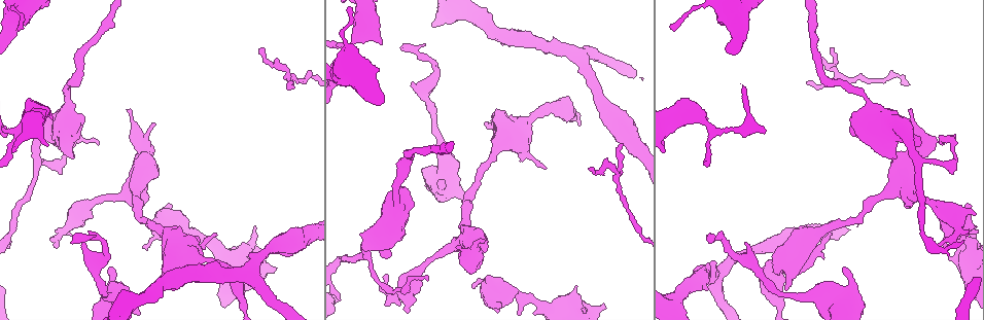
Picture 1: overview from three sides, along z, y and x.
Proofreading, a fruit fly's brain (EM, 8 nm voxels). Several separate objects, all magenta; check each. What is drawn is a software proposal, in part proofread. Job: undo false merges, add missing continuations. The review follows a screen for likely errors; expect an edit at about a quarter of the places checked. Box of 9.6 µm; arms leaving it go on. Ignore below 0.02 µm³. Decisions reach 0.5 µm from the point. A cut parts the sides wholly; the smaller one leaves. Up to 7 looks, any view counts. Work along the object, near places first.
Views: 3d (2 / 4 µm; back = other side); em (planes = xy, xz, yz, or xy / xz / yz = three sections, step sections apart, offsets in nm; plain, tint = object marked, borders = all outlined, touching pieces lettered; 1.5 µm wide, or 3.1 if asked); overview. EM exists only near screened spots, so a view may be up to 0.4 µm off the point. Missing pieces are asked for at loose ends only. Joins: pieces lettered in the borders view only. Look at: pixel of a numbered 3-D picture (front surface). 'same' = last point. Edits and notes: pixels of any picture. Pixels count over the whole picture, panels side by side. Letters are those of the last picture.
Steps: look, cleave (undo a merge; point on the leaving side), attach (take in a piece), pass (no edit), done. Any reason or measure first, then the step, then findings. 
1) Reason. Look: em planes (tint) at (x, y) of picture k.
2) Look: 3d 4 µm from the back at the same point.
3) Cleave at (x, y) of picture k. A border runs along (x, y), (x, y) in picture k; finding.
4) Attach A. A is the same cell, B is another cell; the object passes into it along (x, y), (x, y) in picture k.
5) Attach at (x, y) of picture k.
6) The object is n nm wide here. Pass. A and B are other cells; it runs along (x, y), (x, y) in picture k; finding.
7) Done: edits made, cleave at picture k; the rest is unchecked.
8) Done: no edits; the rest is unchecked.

Stops while still wide. Look: em planes (borders) at (474, 287) of picture 1.

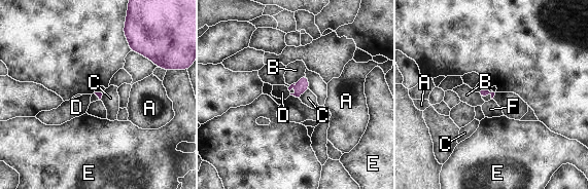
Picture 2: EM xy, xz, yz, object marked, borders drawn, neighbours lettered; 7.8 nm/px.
The longest contact is with B, 150 nm. Pass. A, B, C, D, E and F are other cells; no lettered piece goes on from it.

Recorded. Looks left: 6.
Look: 3d 2 µm at (842, 268) of picture 1.

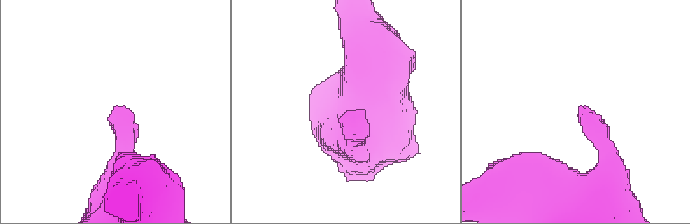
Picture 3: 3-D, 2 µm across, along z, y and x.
Look: em xz step 4 (tint) at (349, 111) of picture 3.

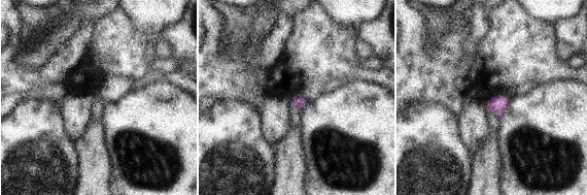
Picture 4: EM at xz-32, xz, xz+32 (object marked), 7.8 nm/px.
Cut it another way. Look: em xy step 8 (borders) at the same point.

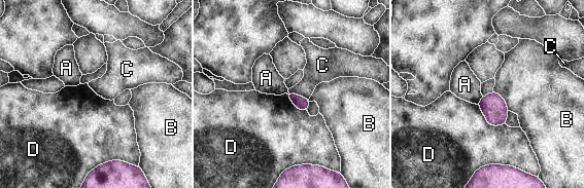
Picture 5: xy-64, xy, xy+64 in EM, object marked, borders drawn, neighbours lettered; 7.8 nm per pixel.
The longest contact is with D, 280 nm. Pass. A, B, C and D are other cells; a border runs along (477, 105), (488, 123), (505, 124) in picture 5; none of them fits.

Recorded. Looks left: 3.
Thick turns thin. Look: 3d 4 µm at (530, 120) of picture 1.

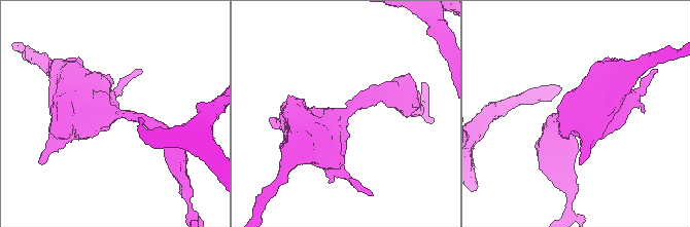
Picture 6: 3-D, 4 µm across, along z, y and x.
Now the EM. Look: em planes (borders) at (119, 111) of picture 6.

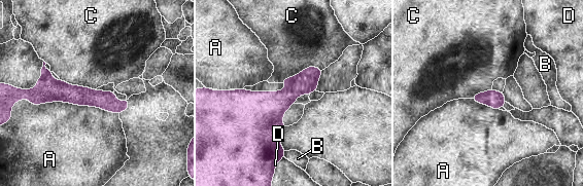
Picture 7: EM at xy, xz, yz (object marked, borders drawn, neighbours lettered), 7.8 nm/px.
The object is 140 nm wide here. Pass. A, B, C and D are other cells; it runs along (30, 97), (73, 94), (126, 106) in picture 7; continuous, no second cell.

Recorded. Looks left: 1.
Done: no edits; the rest is unchecked.

